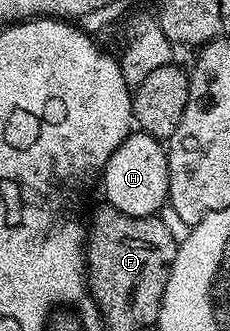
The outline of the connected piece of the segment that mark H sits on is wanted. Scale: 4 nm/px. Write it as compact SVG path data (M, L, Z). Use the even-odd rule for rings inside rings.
M132 132L127 139L109 156L103 166L101 183L106 205L125 212L125 216L158 215L168 205L167 189L169 188L169 164L164 143L160 139L142 132Z

